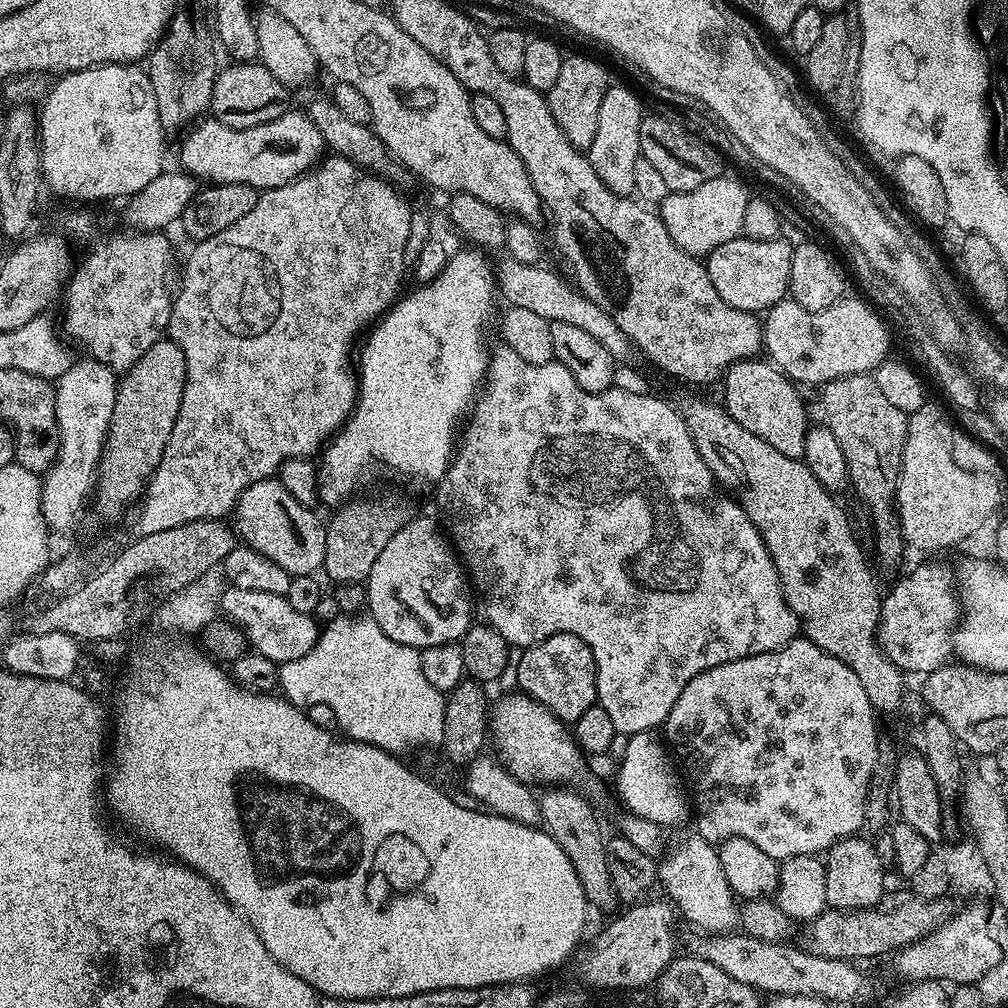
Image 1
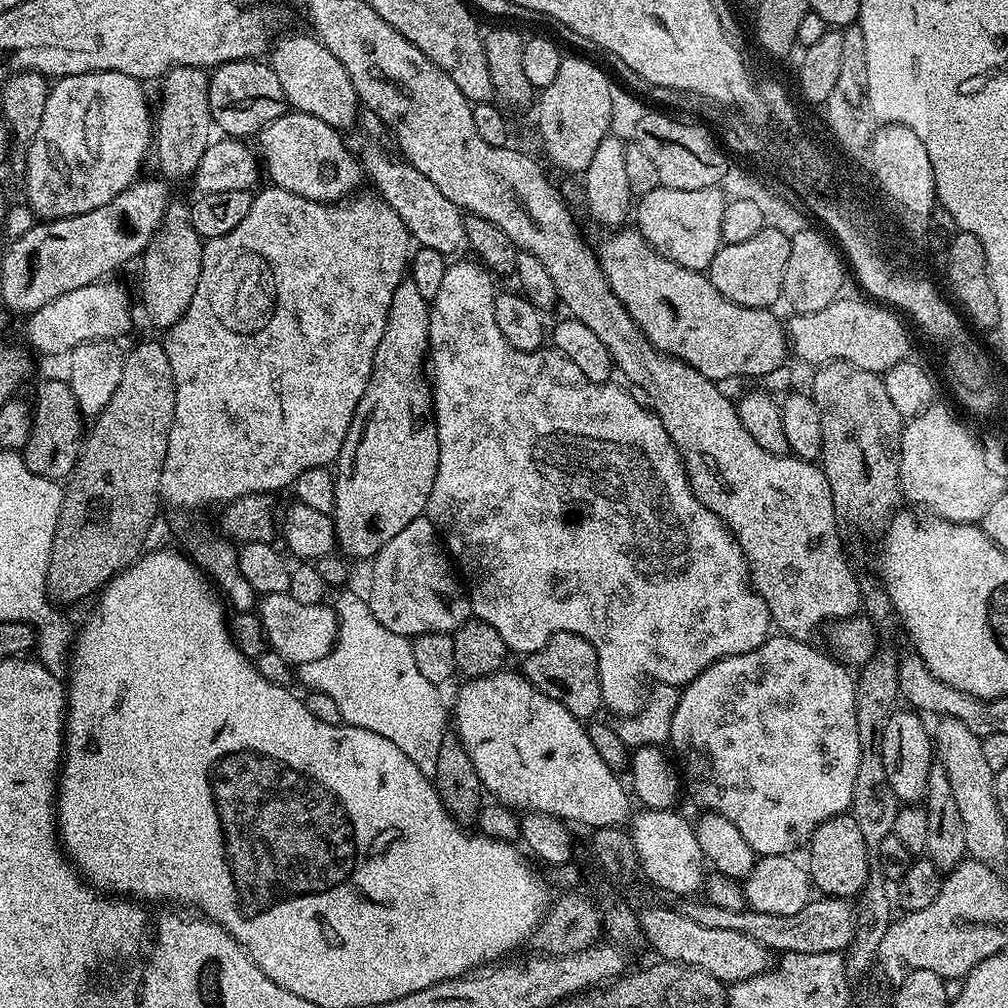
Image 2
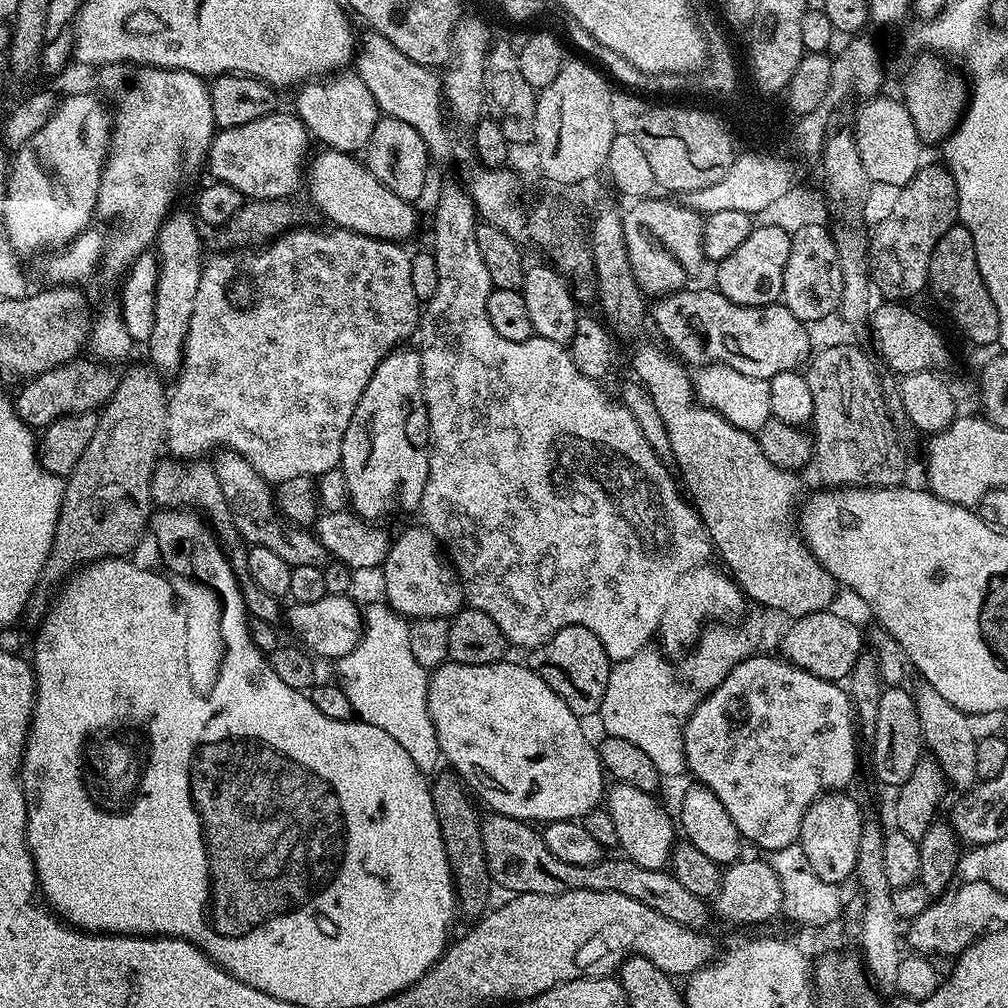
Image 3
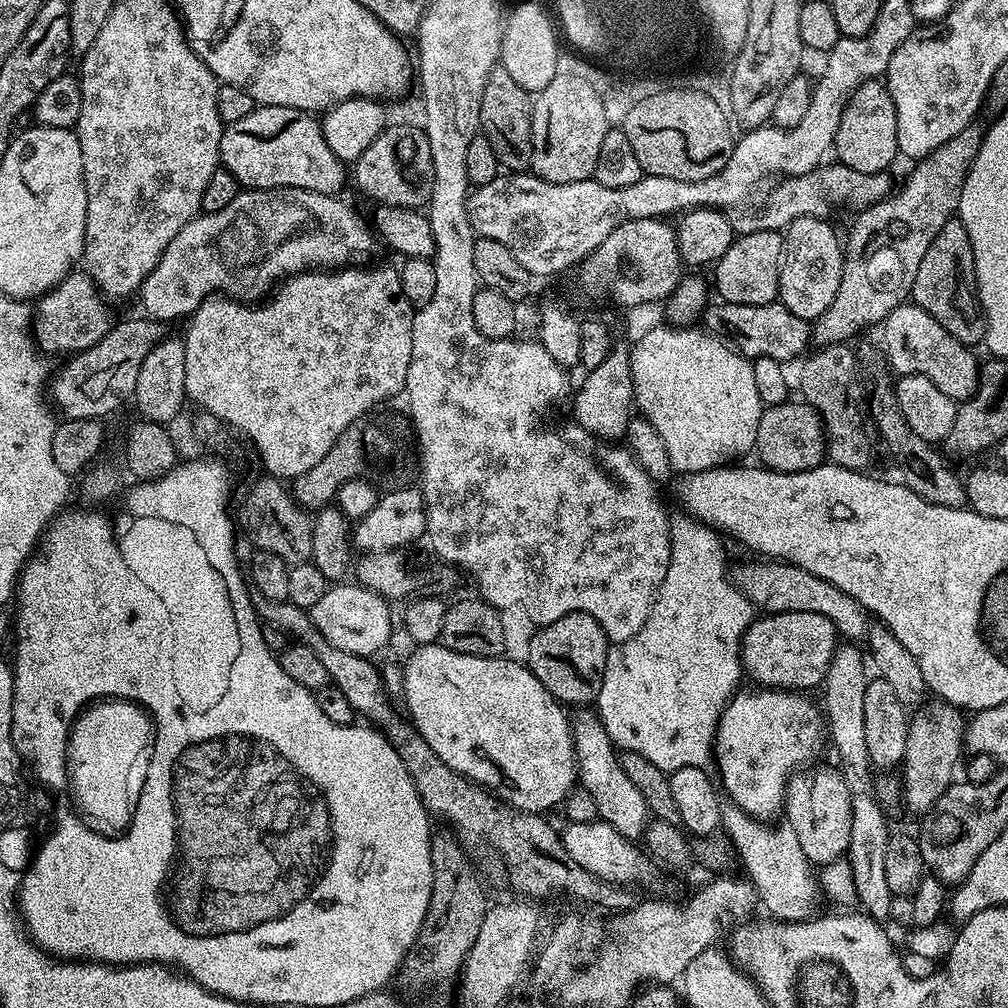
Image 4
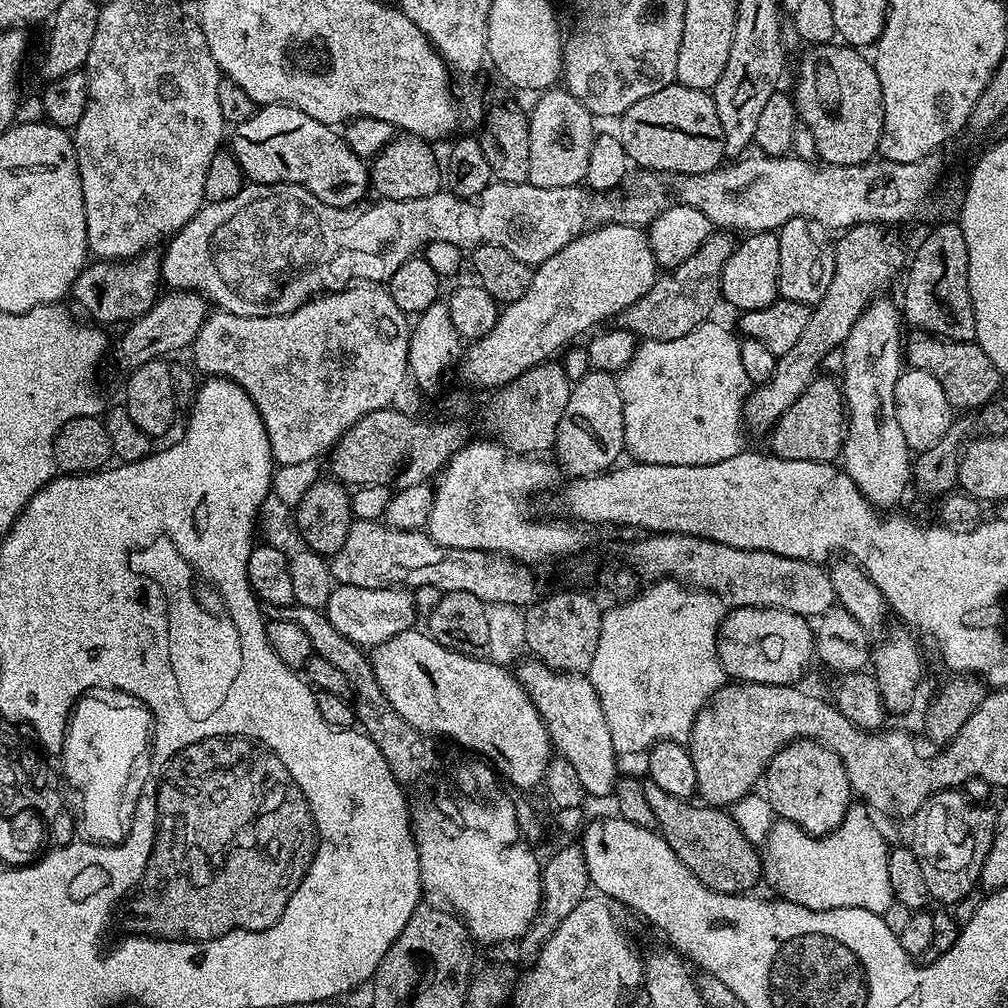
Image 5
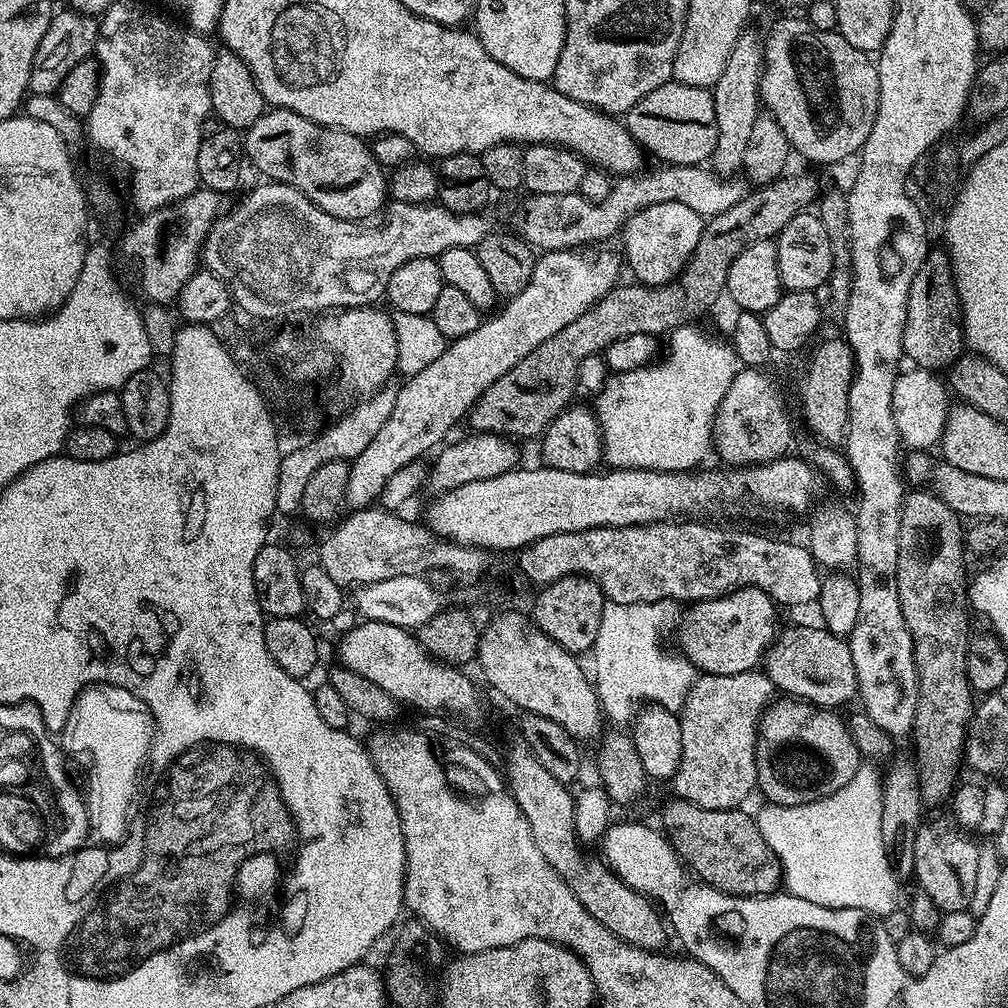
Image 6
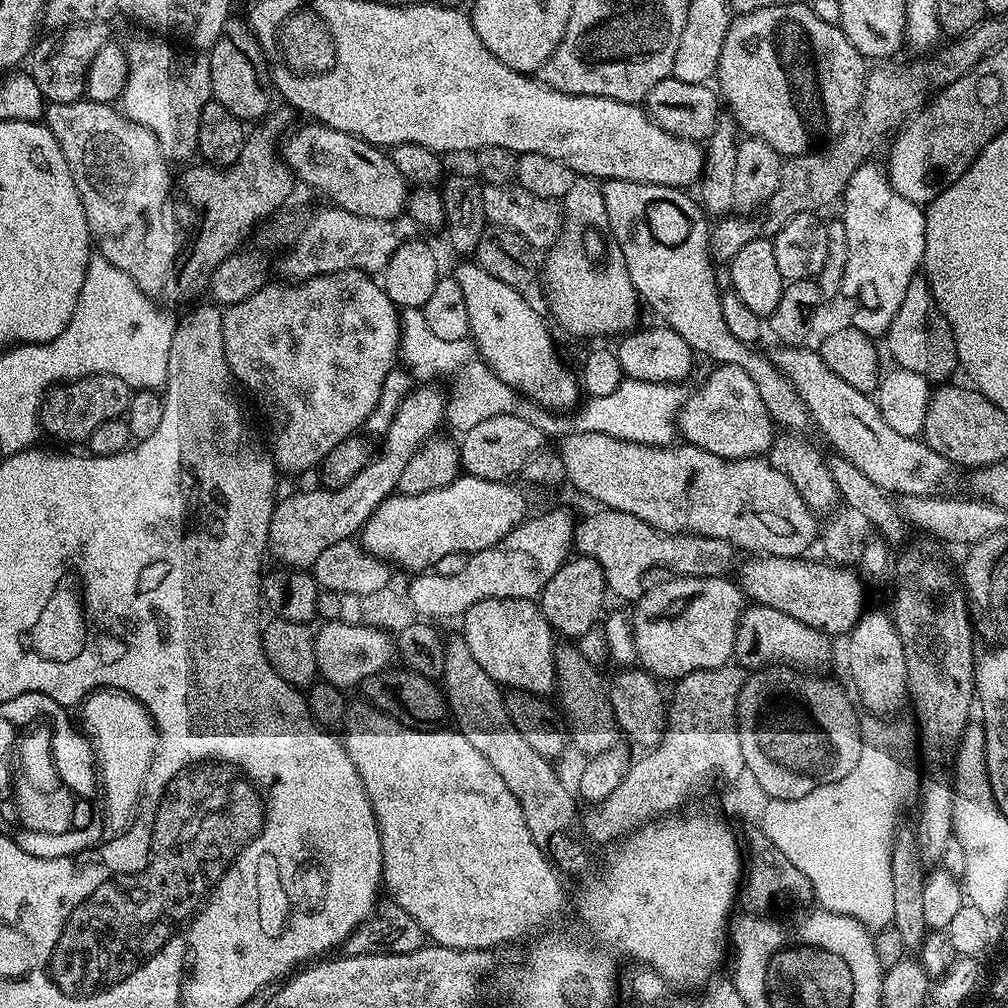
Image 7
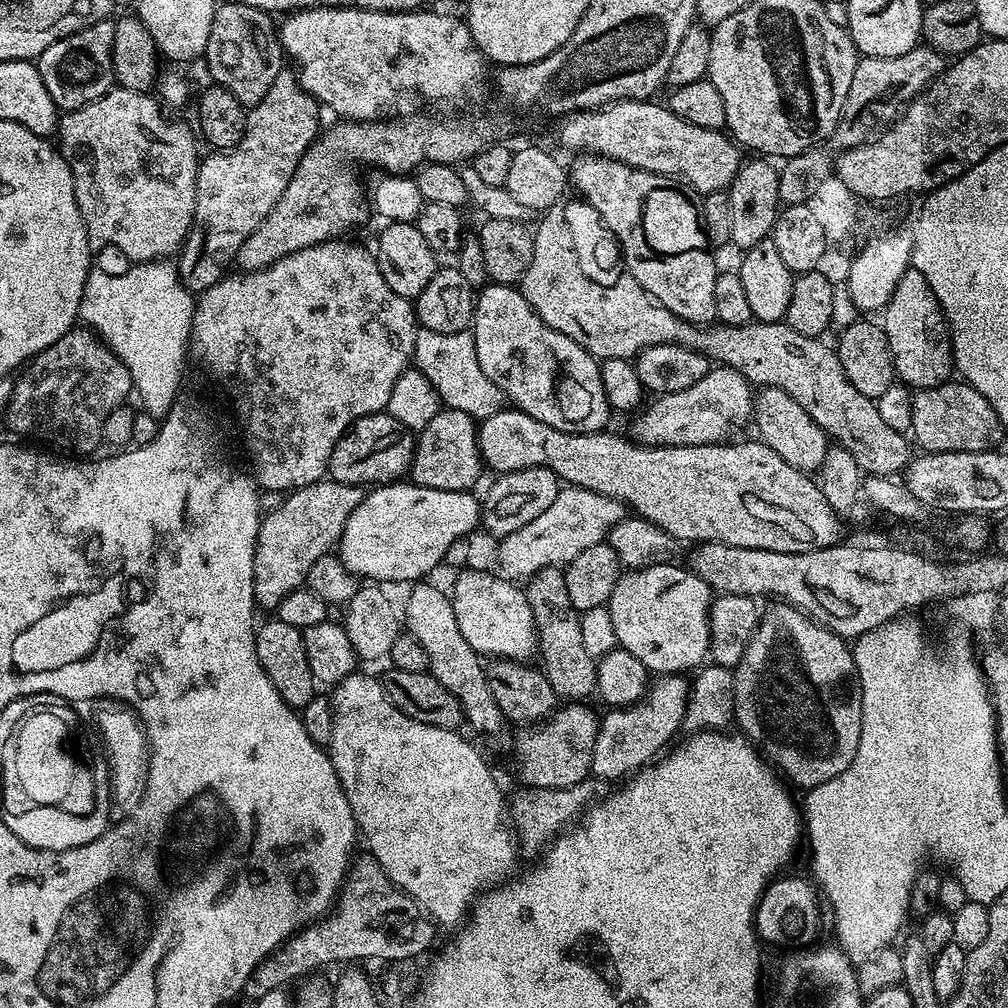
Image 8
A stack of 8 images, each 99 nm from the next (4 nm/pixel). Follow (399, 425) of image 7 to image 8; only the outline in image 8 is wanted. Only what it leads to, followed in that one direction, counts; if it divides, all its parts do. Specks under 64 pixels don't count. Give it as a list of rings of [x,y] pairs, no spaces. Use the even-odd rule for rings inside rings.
[[[325,478],[287,493],[277,508],[263,513],[254,550],[254,594],[261,609],[275,610],[286,594],[305,587],[310,566],[339,545],[346,518],[365,495],[363,487]]]

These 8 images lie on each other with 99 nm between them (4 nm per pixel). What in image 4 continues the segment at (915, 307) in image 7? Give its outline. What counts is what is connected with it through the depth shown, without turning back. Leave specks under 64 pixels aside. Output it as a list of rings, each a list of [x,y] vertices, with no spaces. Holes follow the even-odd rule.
[[[953,218],[934,234],[934,242],[930,242],[930,250],[922,258],[918,266],[918,278],[914,278],[911,299],[938,326],[950,330],[958,342],[969,346],[979,345],[984,338],[984,314],[980,310],[976,295],[976,271],[974,270],[974,250],[970,246],[970,234],[966,234],[966,226],[962,226],[959,218]]]

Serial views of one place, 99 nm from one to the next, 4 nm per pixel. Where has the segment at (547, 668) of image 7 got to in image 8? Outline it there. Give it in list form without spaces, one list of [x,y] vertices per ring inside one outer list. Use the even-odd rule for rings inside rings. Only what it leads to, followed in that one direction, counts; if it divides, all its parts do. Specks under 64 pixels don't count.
[[[461,571],[457,575],[461,576],[452,584],[452,592],[450,588],[454,618],[458,618],[462,638],[466,638],[481,657],[531,661],[537,655],[538,641],[527,591],[503,575],[468,571]]]

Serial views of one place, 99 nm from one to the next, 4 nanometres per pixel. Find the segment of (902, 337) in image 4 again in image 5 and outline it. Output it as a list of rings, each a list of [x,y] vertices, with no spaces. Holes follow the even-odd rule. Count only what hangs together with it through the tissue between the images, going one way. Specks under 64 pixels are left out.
[[[932,334],[907,337],[906,364],[907,367],[926,370],[926,374],[934,374],[942,386],[946,398],[952,403],[953,409],[974,408],[980,410],[985,405],[993,403],[996,391],[1000,388],[1002,373],[986,358],[986,354],[975,342],[937,338]]]

